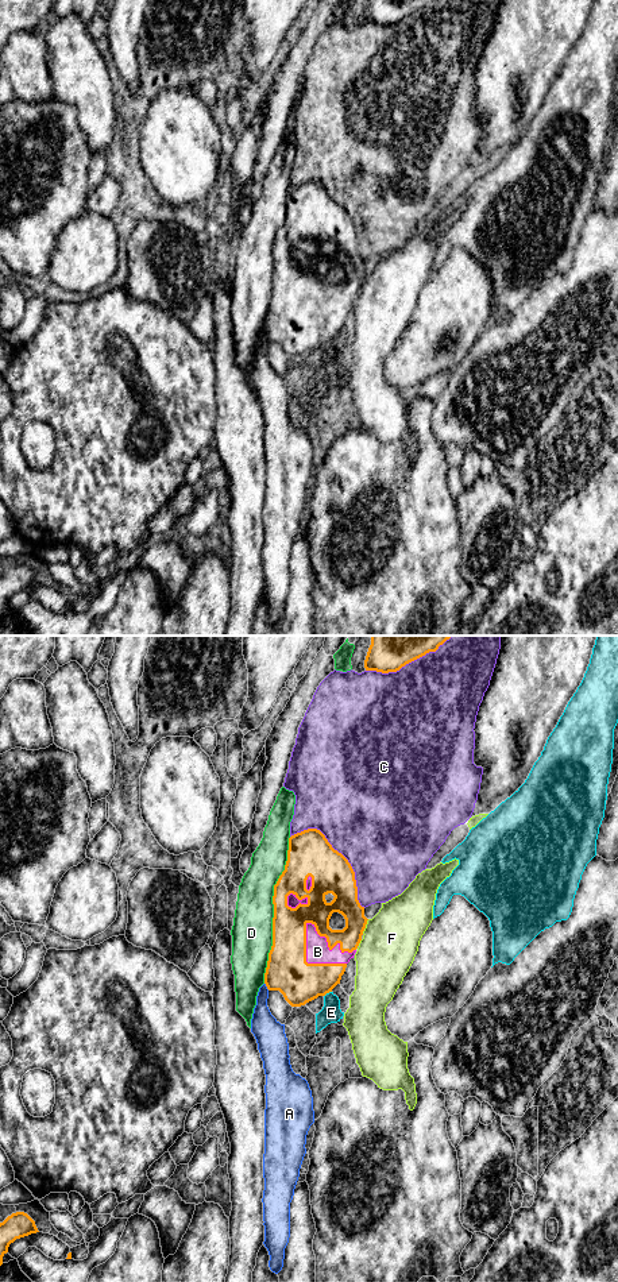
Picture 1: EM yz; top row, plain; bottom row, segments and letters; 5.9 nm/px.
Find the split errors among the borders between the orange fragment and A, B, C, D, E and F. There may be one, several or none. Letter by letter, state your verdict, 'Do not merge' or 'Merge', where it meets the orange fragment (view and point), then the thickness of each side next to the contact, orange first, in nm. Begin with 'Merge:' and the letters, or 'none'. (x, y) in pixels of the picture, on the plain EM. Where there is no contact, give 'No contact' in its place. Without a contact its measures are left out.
Merge: B
A: Do not merge. Touches orange at yz (266, 338). Thickness 260 nm (orange) against 160 nm
B: Merge. Touches orange at yz (328, 298). Thickness 220 nm (orange) against 140 nm
C: Do not merge. Touches orange at yz (342, 207). Thickness 260 nm (orange) against 500 nm
D: Do not merge. Touches orange at yz (274, 262). Thickness 200 nm (orange) against 240 nm
E: Do not merge. Touches orange at yz (327, 344). Thickness 260 nm (orange) against 120 nm
F: Do not merge. Touches orange at yz (364, 278). Thickness 150 nm (orange) against 340 nm

